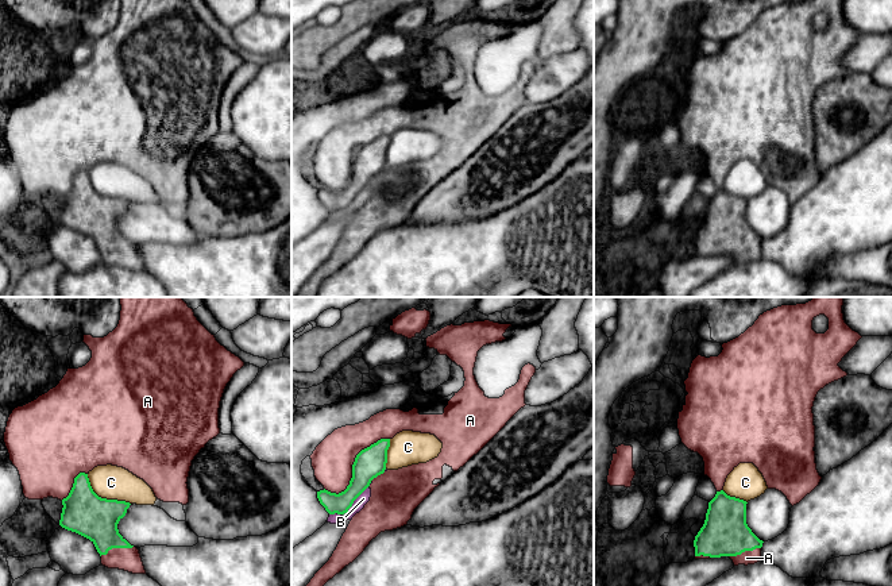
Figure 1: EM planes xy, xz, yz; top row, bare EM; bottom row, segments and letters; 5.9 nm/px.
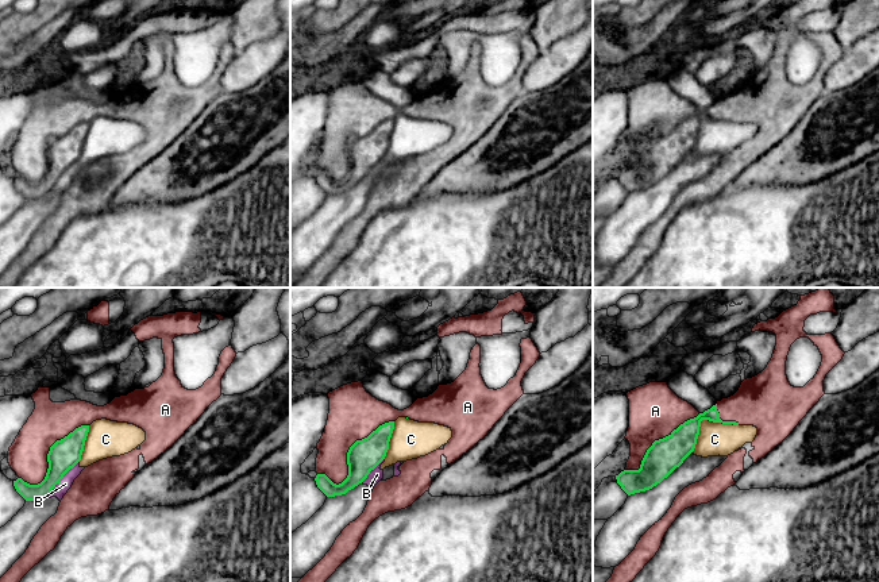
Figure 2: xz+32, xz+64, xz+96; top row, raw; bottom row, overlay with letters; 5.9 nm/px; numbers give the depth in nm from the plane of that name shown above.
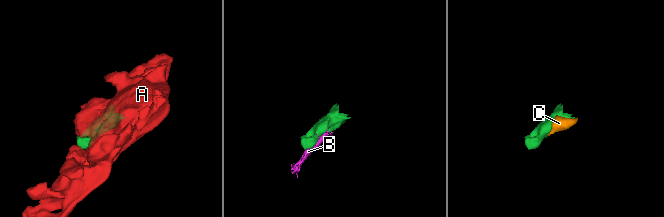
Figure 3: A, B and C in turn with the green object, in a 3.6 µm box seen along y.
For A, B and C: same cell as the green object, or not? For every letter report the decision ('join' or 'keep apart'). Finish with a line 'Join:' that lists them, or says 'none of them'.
A: join
B: keep apart
C: keep apart
Join: A

